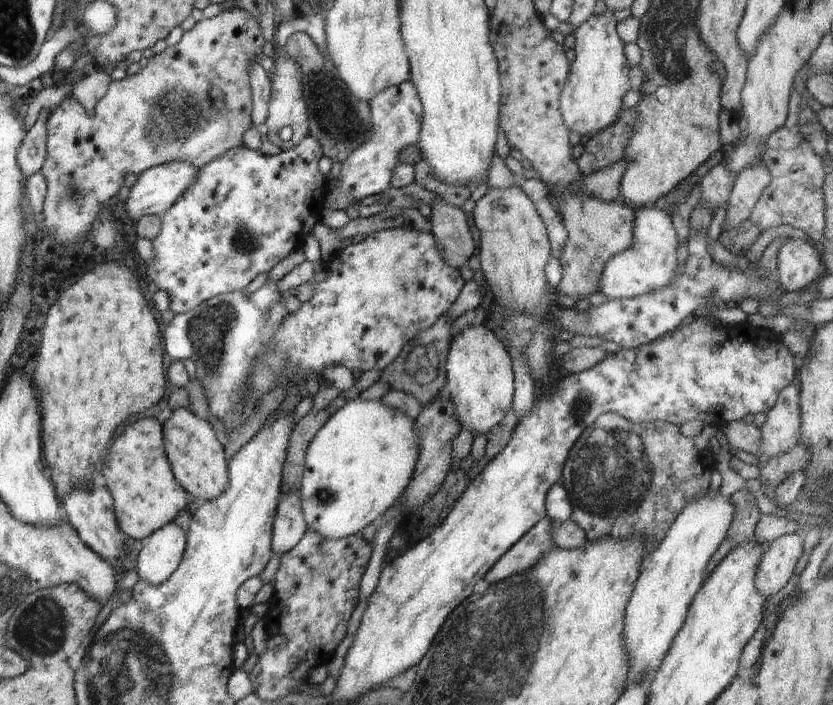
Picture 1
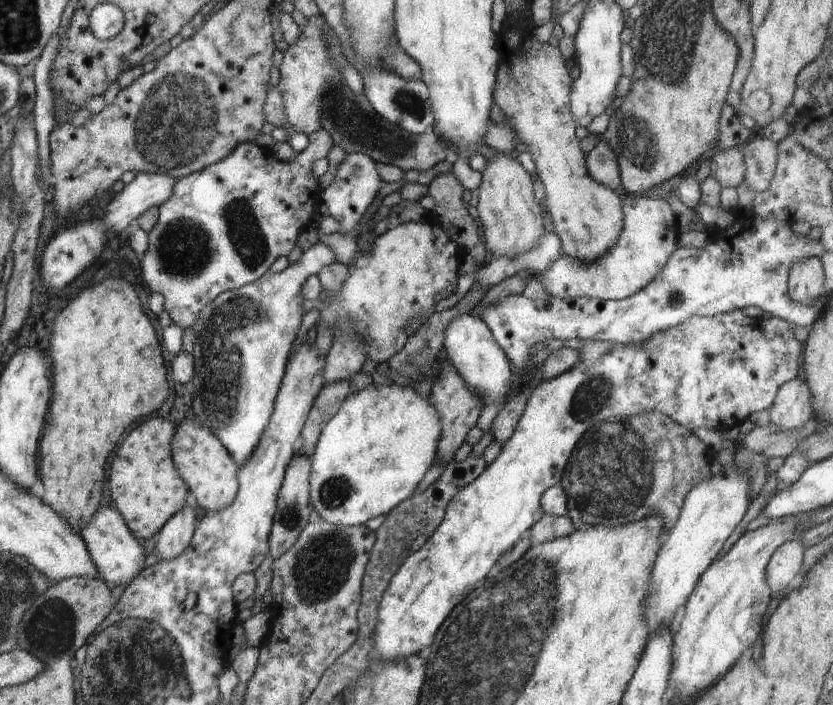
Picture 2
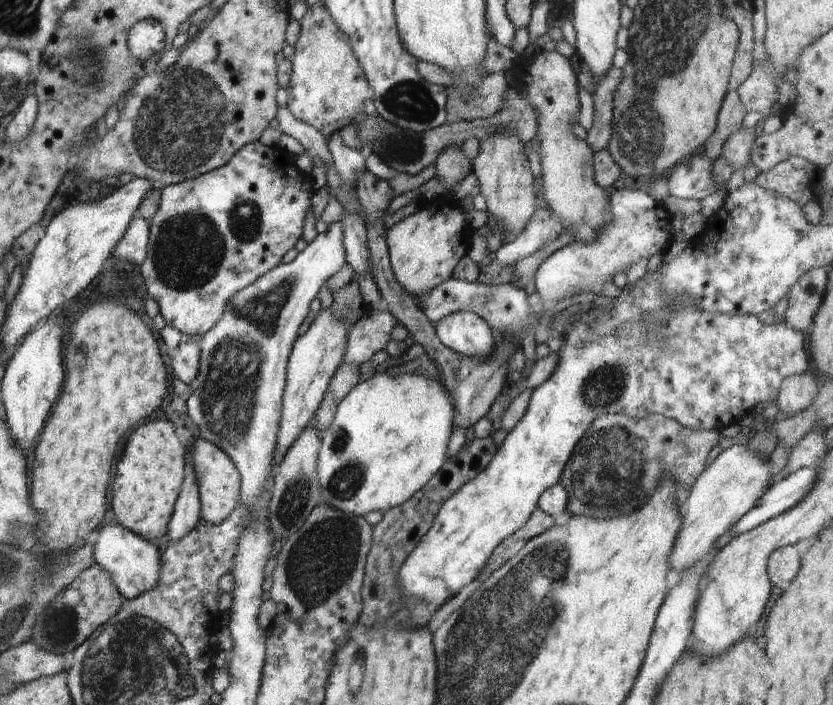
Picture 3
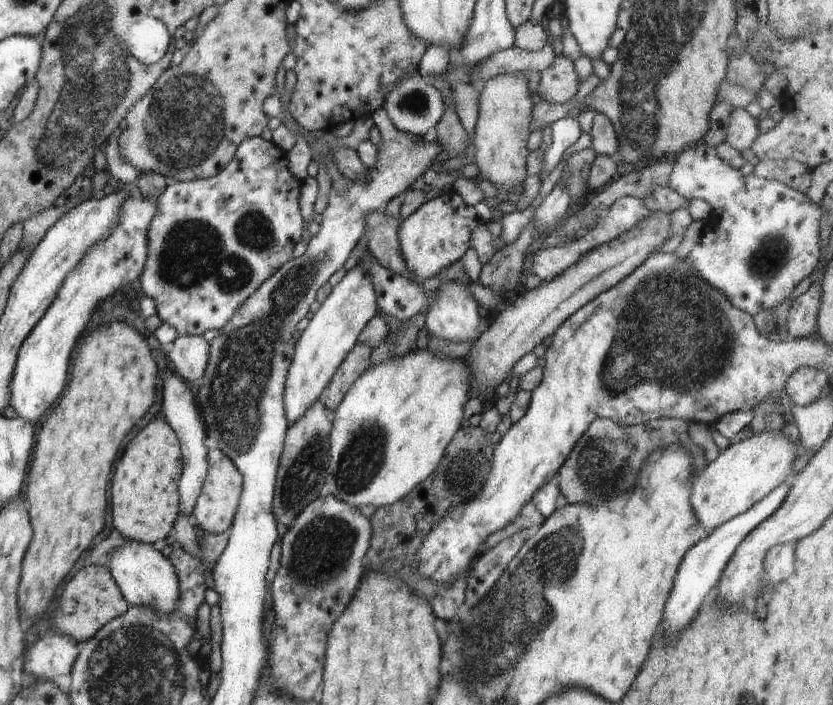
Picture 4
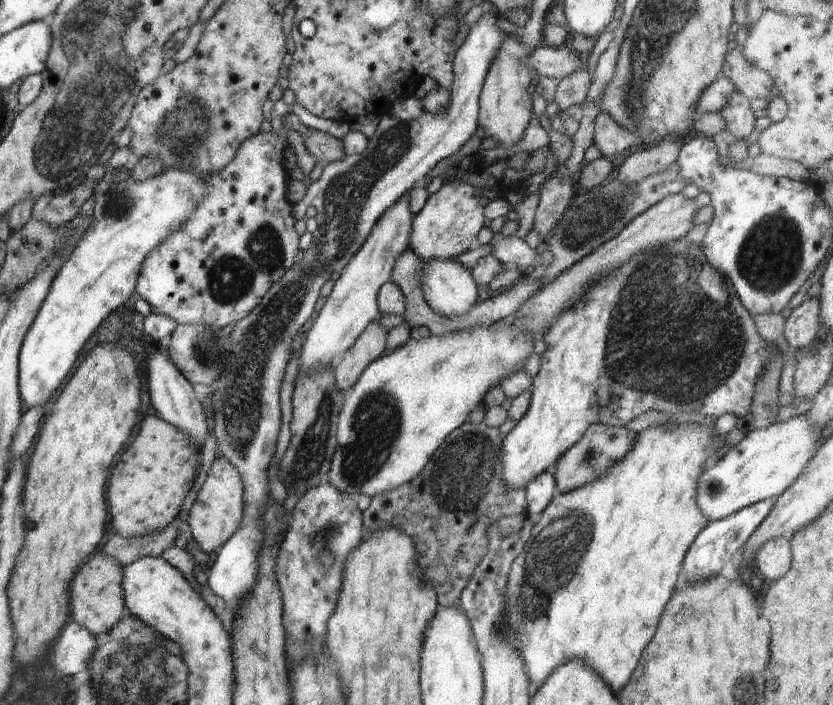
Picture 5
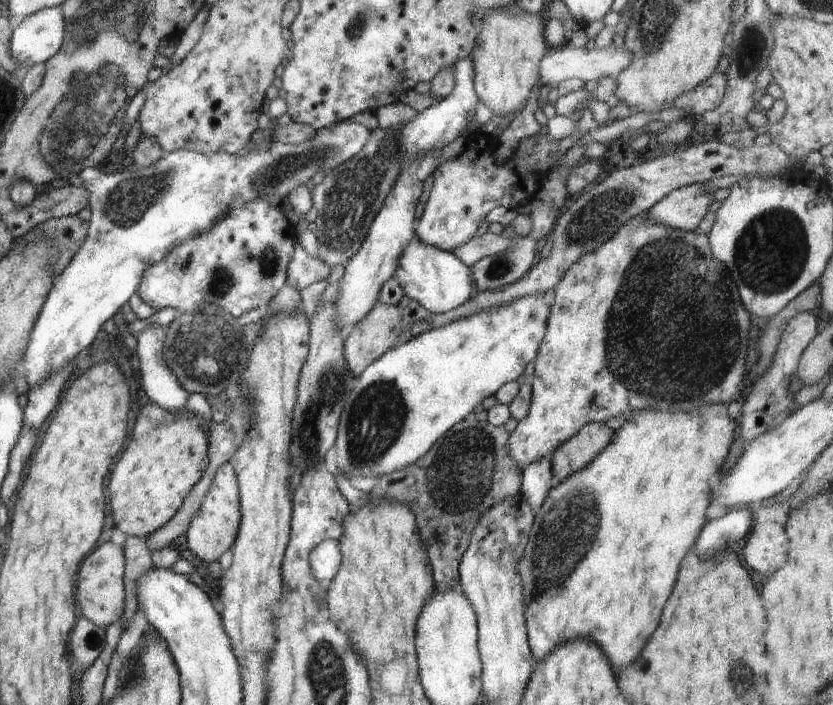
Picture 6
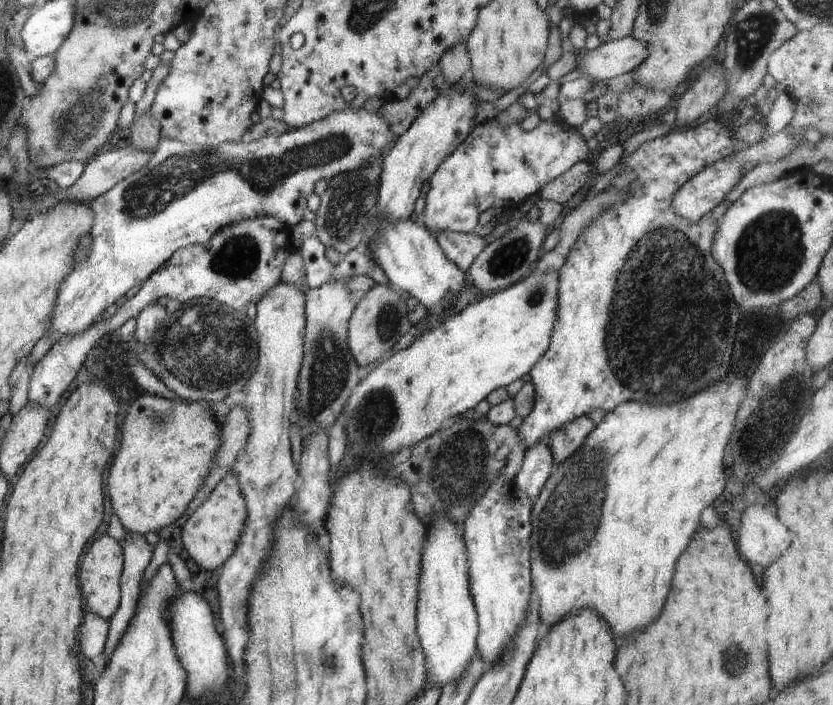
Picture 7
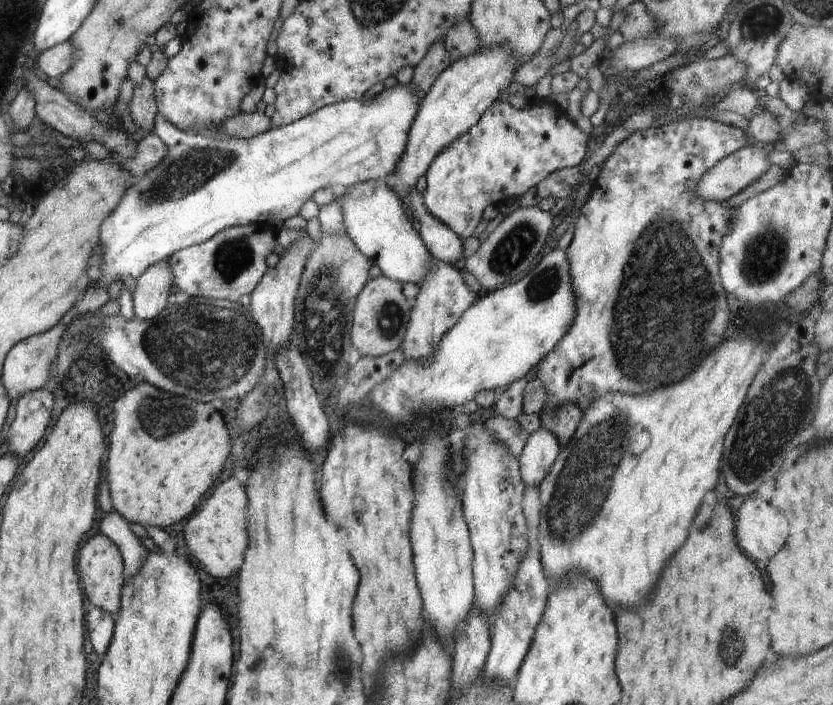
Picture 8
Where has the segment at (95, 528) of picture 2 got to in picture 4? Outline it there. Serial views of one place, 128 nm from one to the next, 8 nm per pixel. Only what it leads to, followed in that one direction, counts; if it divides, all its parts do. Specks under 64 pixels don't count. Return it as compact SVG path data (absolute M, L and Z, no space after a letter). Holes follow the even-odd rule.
M126 539L126 544L122 544L112 552L108 568L130 604L150 607L160 616L168 616L174 612L174 608L178 608L180 600L178 575L168 557L156 550L152 544Z

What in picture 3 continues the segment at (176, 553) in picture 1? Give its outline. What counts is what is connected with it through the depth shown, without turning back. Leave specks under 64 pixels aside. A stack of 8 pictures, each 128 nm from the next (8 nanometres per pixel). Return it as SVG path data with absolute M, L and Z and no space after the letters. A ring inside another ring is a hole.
M186 456L185 477L168 523L168 532L165 539L177 541L186 536L196 526L200 516L199 484L195 475L195 468L192 467L192 462Z

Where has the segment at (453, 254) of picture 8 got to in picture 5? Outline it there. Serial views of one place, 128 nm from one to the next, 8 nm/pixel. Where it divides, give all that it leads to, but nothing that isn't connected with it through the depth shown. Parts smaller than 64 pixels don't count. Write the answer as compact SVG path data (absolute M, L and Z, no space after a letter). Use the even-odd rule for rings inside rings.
M494 233L490 243L492 256L501 263L516 266L523 275L528 274L536 266L544 264L546 267L551 263L553 254L546 250L541 255L529 247L524 239L515 235Z

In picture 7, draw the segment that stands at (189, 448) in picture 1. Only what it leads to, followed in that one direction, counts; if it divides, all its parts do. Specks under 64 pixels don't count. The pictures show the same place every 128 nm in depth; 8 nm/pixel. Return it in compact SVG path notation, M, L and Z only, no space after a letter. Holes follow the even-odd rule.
M230 470L214 487L209 497L196 510L189 512L181 531L183 547L202 568L219 570L237 547L246 519L245 498L240 490L238 477Z

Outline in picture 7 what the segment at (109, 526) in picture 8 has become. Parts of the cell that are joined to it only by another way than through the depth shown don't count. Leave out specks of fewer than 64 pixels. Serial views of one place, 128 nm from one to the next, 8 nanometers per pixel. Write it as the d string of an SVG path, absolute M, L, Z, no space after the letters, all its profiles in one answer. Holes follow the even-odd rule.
M127 532L125 539L120 543L125 545L125 566L121 575L121 602L120 610L109 620L108 638L103 652L107 658L106 662L134 614L141 594L142 576L153 554L153 547L148 544L144 535Z

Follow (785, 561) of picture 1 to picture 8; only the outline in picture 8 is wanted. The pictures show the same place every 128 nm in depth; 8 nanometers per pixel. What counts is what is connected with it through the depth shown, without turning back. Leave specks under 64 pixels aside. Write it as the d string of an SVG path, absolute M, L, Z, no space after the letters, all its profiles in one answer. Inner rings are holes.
M758 498L746 500L738 512L735 538L746 556L766 566L768 560L786 544L788 520L772 504Z

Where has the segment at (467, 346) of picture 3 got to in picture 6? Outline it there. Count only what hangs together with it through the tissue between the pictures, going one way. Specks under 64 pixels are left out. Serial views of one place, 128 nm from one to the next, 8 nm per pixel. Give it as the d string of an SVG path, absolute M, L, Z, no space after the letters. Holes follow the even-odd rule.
M416 236L398 257L394 276L412 301L421 304L429 313L437 315L462 306L470 298L474 279L472 268L467 267L453 252L423 243Z

